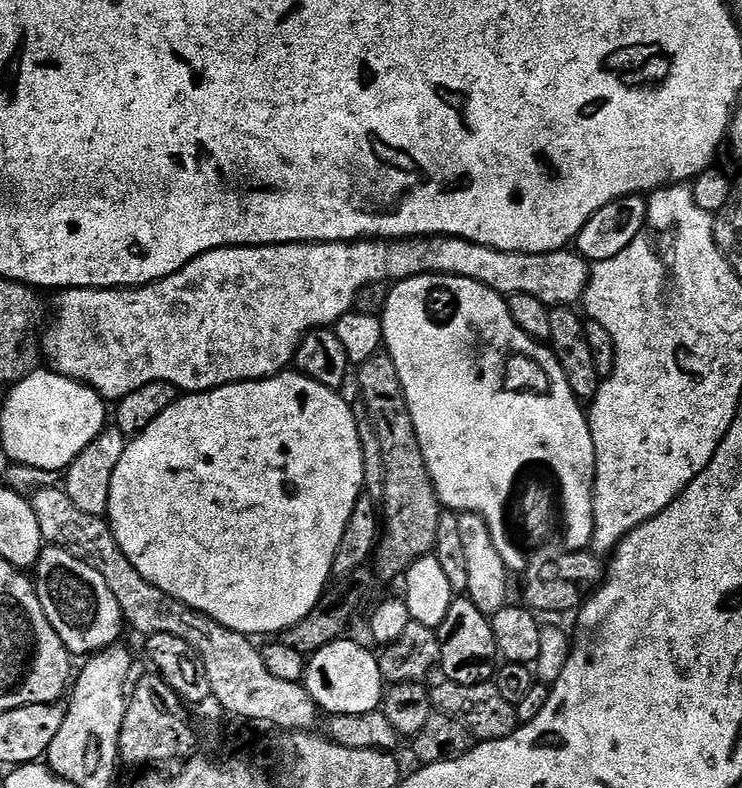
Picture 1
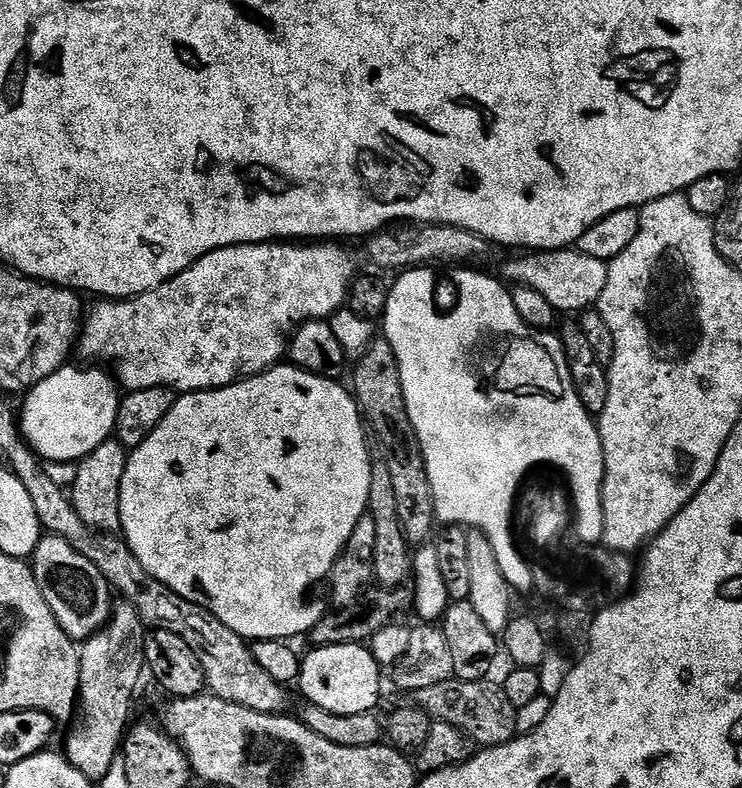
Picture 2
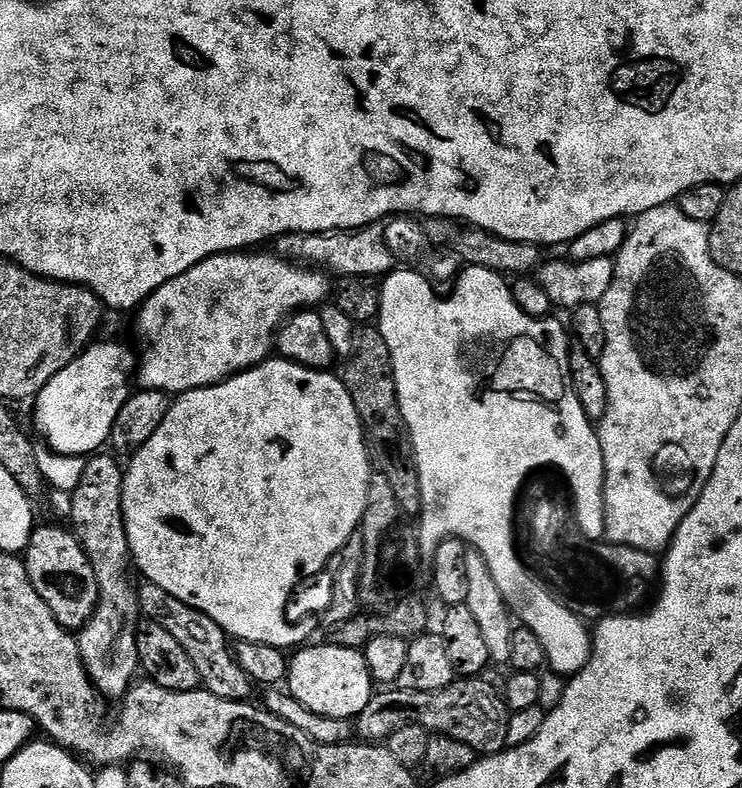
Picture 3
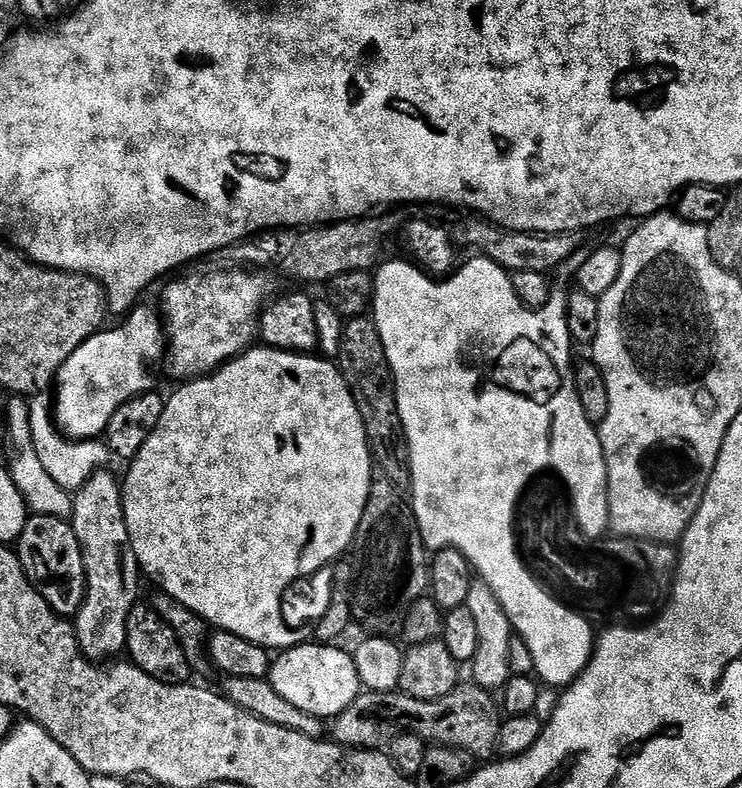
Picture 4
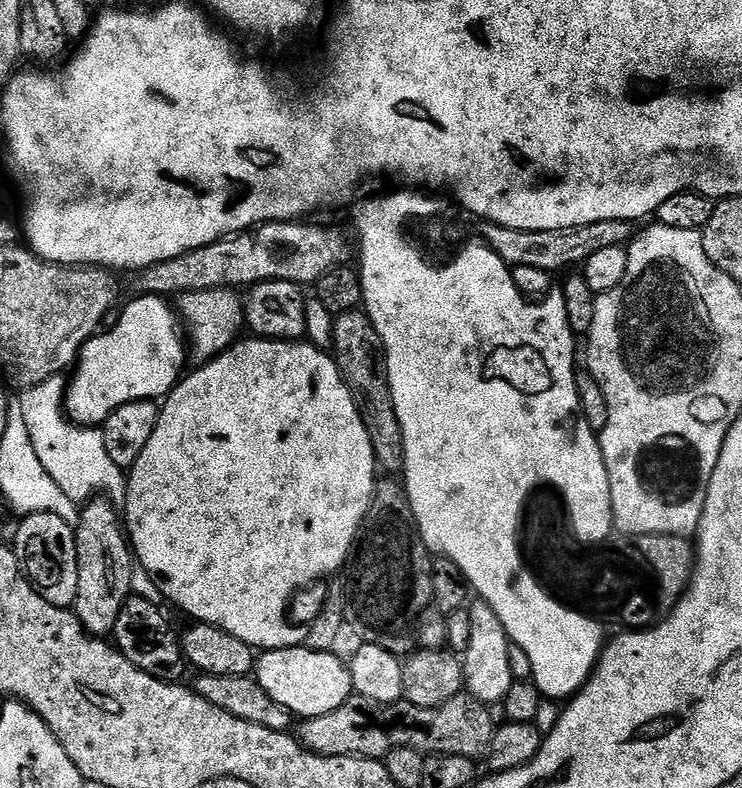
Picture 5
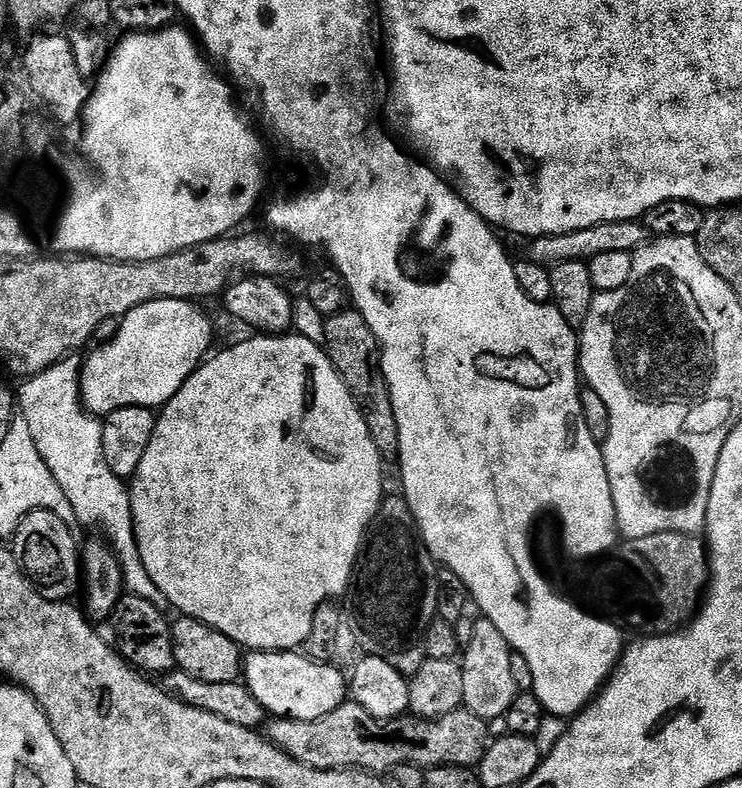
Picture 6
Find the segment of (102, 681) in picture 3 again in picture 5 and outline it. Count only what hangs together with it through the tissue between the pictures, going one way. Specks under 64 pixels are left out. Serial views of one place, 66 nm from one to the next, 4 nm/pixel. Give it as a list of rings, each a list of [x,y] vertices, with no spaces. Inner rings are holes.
[[[107,498],[88,501],[80,508],[80,521],[74,529],[78,550],[78,594],[74,611],[89,636],[108,638],[116,631],[118,614],[133,595],[134,553],[117,505]]]

